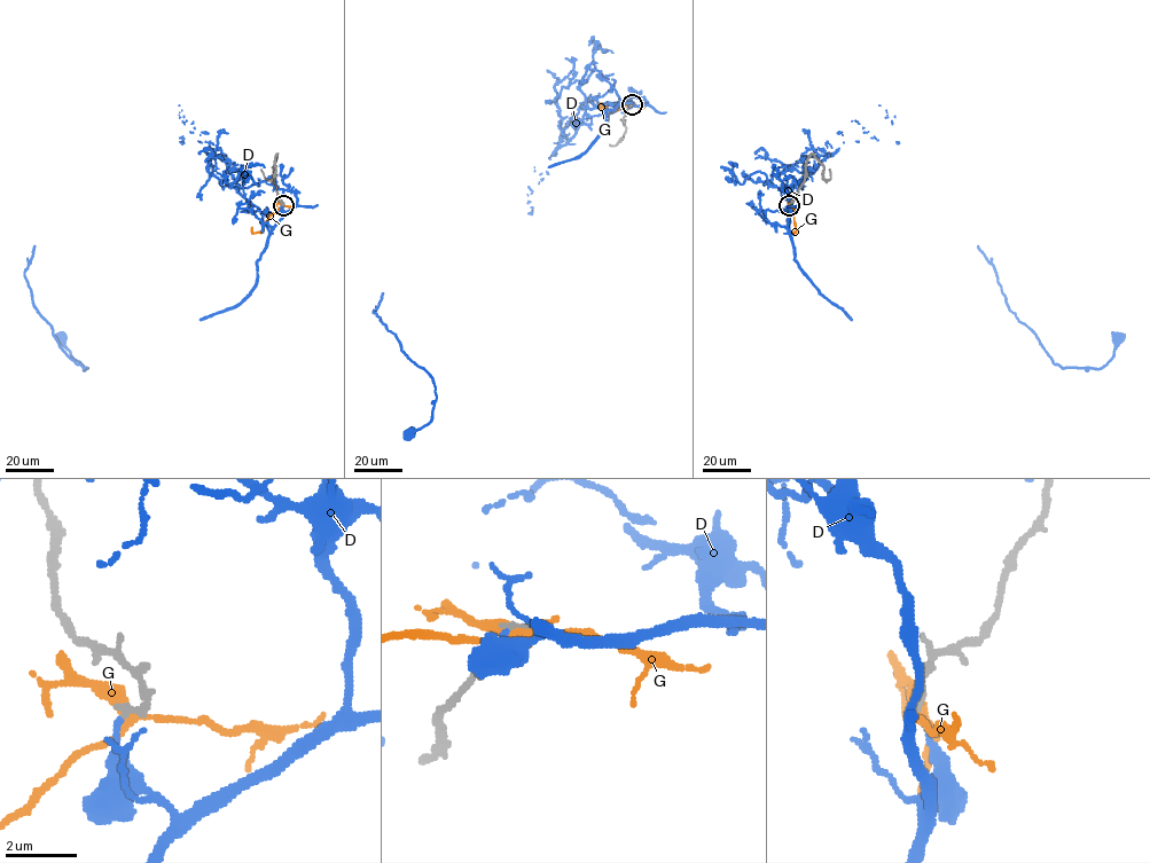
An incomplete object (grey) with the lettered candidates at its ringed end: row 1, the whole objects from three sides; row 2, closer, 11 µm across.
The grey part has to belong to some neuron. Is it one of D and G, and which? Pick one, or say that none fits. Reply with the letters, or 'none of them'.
none of them

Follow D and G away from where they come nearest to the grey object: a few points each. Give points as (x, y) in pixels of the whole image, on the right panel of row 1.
D: (789, 205), (789, 232), (792, 186), (844, 142), (868, 131), (898, 141), (1055, 363), (1100, 369), (1120, 338)
G: (789, 205), (796, 232), (787, 227)

